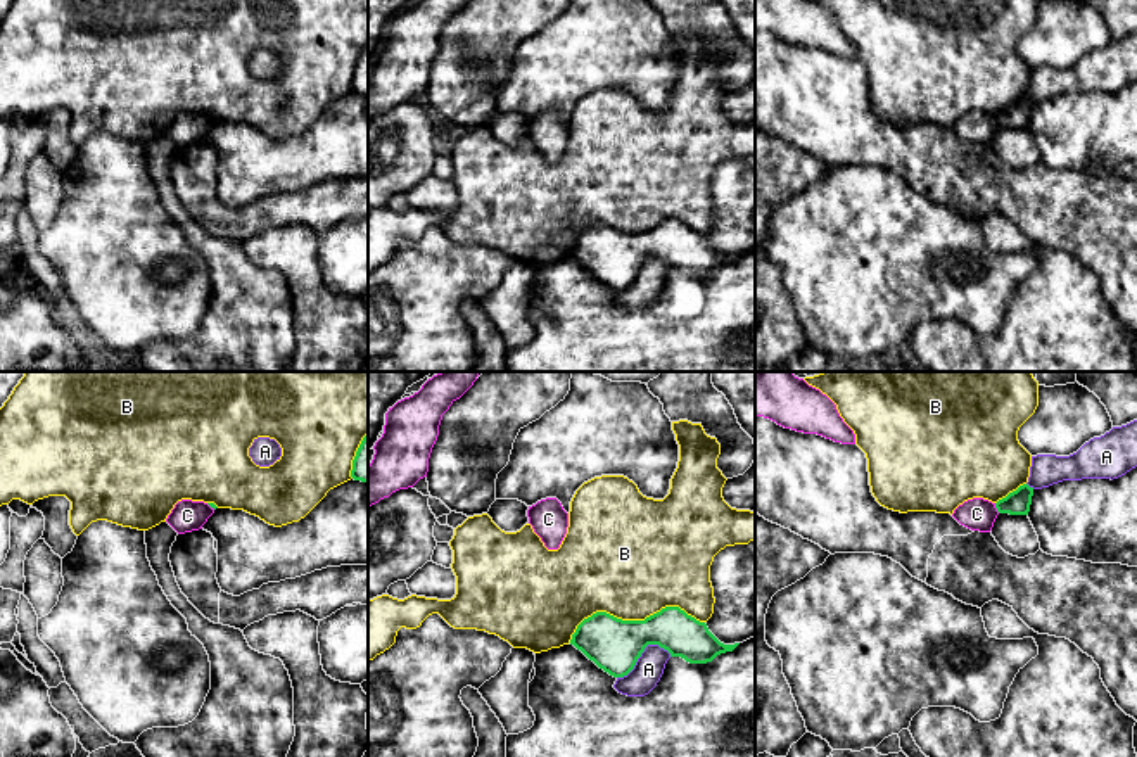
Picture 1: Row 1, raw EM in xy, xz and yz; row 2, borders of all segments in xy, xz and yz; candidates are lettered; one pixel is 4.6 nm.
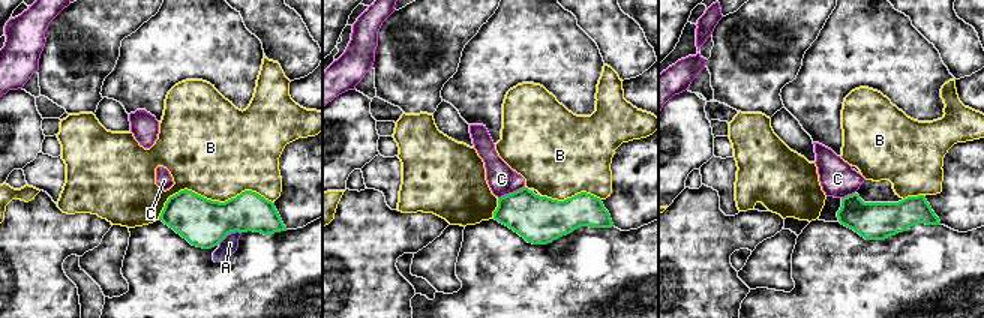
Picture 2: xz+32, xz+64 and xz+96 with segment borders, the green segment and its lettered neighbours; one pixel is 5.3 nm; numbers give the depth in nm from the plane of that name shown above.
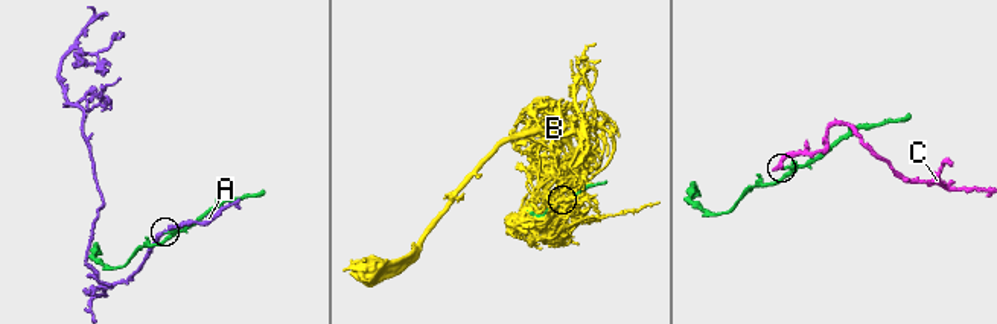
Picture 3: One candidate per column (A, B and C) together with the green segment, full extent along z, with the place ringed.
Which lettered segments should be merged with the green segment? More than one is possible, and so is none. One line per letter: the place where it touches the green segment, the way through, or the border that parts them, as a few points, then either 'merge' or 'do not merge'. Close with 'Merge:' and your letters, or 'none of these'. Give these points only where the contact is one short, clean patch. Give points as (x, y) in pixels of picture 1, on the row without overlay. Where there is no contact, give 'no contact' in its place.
A: meets green in xz at (641, 265); do not merge
B: meets green in xz at (633, 234); do not merge
C: meets green in yz at (996, 120); border along yz (994, 116), (999, 125); do not merge
Merge: none of these

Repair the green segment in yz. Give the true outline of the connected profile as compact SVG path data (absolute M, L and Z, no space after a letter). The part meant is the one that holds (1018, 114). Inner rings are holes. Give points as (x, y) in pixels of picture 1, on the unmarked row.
M1023 97L1016 104L1009 105L1006 111L999 112L995 116L995 121L999 126L1028 128L1032 109L1033 109L1033 100Z

